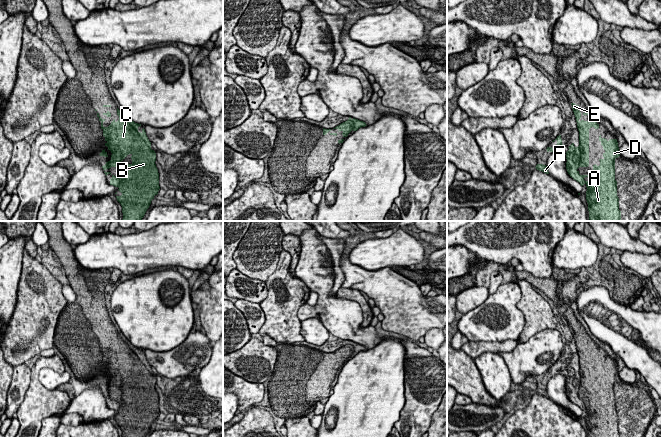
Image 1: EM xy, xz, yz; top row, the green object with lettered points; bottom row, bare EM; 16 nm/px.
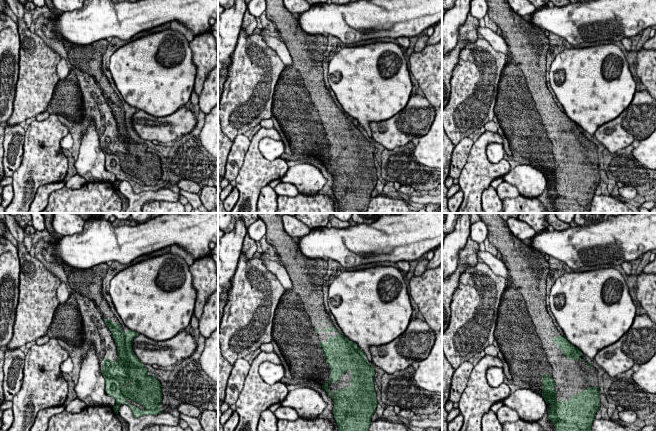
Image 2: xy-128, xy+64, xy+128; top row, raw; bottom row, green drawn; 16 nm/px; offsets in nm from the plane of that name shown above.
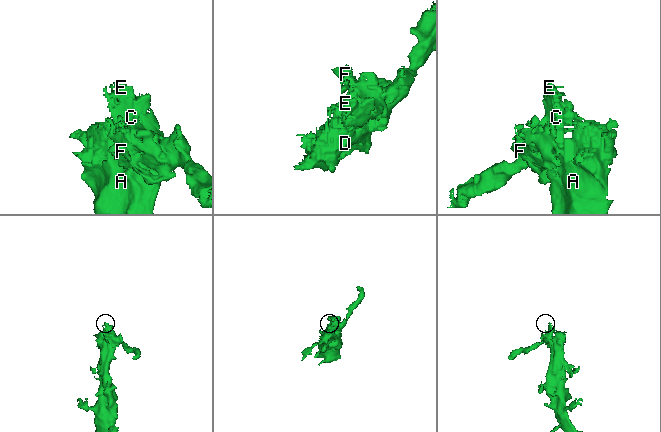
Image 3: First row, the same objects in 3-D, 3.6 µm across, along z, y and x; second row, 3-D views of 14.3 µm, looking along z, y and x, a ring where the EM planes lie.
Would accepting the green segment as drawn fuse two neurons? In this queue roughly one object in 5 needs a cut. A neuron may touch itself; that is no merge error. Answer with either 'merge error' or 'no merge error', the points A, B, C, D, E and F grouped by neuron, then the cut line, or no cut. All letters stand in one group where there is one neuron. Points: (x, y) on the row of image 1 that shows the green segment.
no merge error | A B C D E F | no cut

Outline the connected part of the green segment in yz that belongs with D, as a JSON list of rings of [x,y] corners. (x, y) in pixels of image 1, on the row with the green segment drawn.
[[[571,103],[579,131],[579,146],[572,143],[566,152],[566,169],[570,177],[587,187],[586,200],[588,203],[590,221],[621,221],[619,198],[617,196],[617,181],[615,180],[615,159],[620,156],[617,139],[605,139],[599,136],[599,141],[605,152],[600,165],[593,165],[594,175],[580,175],[579,167],[589,166],[589,129],[599,128],[594,121],[579,120],[582,113],[579,105]]]

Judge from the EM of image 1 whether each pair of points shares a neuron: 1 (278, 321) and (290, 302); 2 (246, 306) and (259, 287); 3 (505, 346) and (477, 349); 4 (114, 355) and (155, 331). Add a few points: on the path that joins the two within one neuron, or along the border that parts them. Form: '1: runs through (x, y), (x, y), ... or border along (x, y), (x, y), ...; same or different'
1: runs through (281, 316), (281, 311), (285, 307); same
2: border along (237, 298), (259, 303); different
3: runs through (498, 347), (484, 347); same
4: border along (131, 343), (141, 349); different

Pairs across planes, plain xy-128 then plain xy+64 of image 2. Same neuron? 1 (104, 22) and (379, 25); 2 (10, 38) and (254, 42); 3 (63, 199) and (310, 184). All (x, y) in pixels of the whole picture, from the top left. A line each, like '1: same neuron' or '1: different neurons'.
1: same neuron
2: different neurons
3: different neurons

